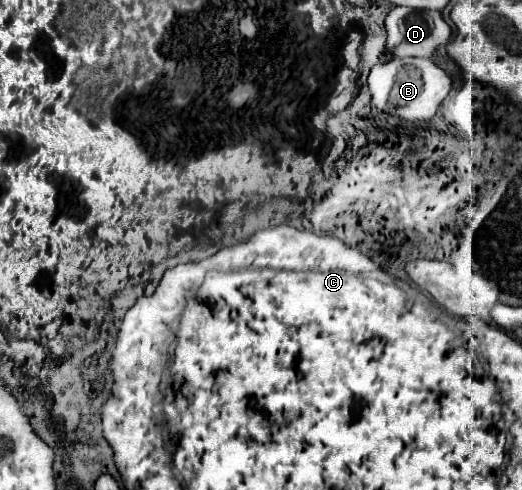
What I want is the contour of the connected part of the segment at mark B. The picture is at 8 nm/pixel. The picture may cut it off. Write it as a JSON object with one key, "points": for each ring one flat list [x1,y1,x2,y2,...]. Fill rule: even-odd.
{"points":[[393,58,377,64,369,74,373,106,403,120,429,120,451,90,451,78,429,58]]}

